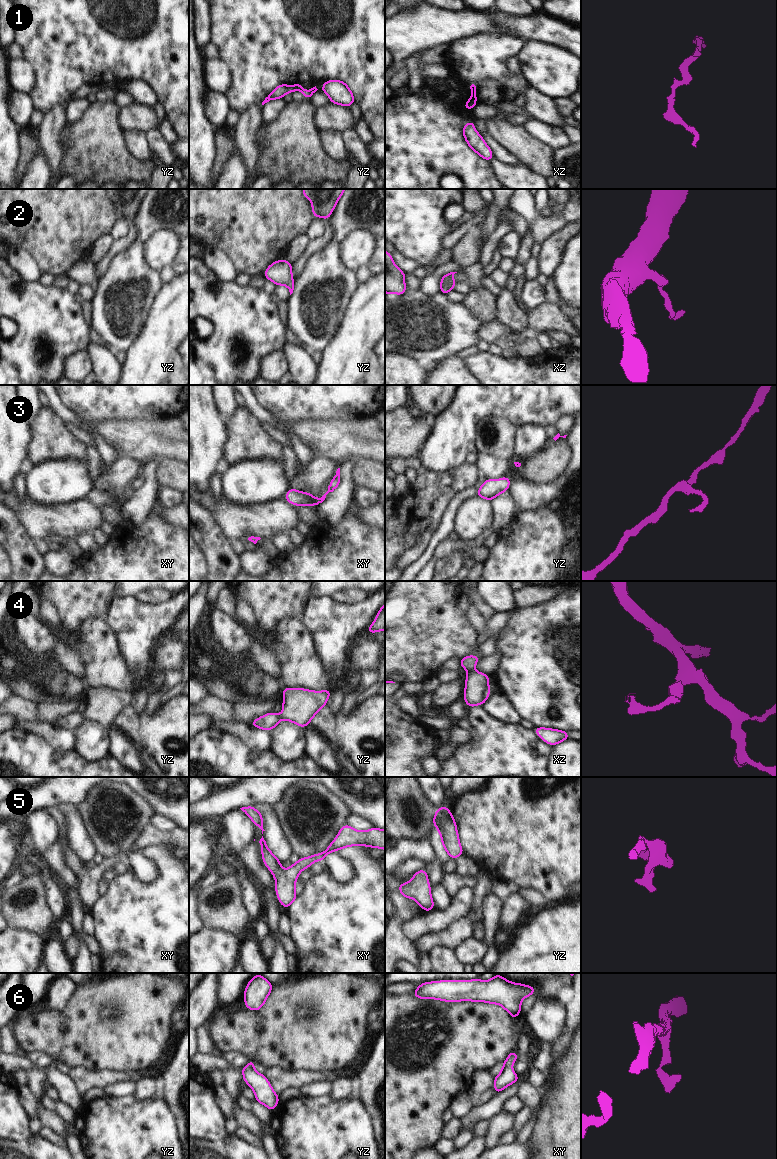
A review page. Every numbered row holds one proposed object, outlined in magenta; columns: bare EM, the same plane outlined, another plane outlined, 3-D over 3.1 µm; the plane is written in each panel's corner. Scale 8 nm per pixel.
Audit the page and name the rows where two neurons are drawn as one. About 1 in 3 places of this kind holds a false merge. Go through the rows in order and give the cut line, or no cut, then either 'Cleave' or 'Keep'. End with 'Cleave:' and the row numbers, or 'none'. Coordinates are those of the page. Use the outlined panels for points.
1: No split. Keep
2: No split. Keep
3: No split. Keep
4: Split along xz (473, 671), (468, 674). Cleave
5: No split. Keep
6: No split. Keep
Cleave: 4

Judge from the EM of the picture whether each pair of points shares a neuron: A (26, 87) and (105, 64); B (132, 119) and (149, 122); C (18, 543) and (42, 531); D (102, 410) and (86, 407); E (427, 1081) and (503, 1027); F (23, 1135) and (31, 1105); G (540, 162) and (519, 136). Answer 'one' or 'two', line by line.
A: two
B: one
C: two
D: one
E: one
F: two
G: one

